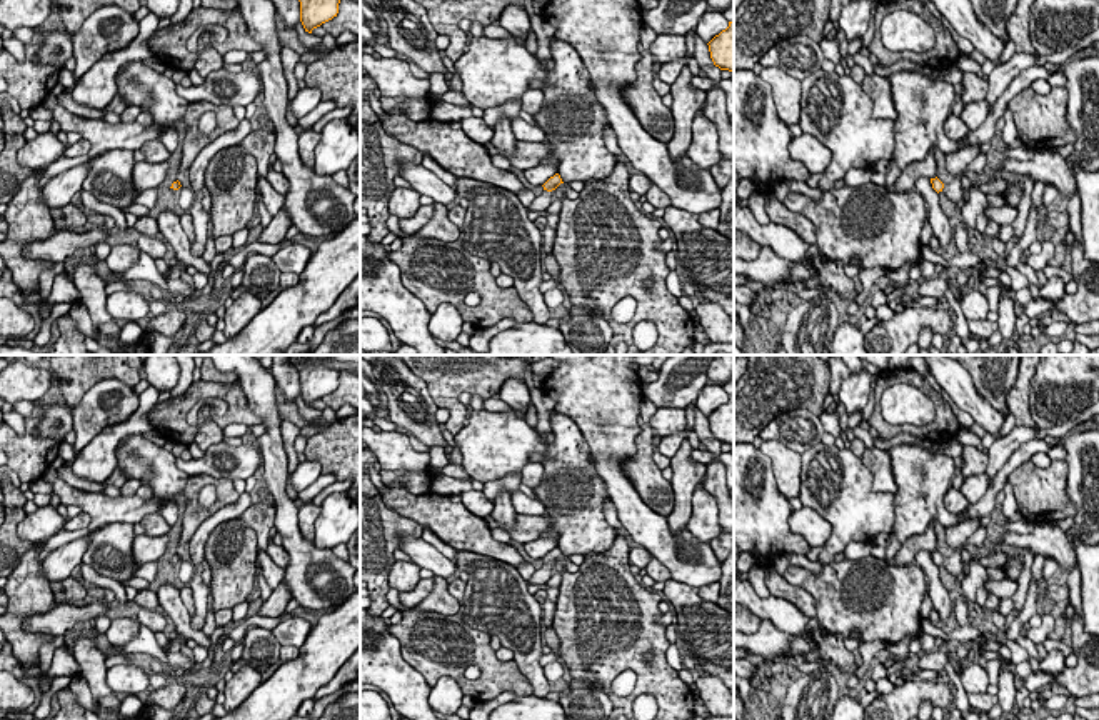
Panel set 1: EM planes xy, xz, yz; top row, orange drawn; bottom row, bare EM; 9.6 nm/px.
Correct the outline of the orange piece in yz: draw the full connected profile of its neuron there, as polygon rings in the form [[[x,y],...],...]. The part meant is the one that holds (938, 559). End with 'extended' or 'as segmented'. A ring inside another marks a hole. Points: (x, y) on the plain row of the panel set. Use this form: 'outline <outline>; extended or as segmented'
outline [[[964,545],[956,548],[956,552],[944,558],[937,550],[936,552],[931,552],[931,557],[932,557],[932,562],[939,567],[939,565],[944,565],[947,568],[947,572],[957,578],[959,573],[962,572],[964,568],[964,563],[962,563],[962,558],[961,558],[961,552],[964,550]]]; extended

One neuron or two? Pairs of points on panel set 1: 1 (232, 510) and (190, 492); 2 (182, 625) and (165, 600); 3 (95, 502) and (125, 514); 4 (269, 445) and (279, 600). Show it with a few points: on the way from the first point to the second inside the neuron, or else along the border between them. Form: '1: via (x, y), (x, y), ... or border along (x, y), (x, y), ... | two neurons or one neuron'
1: border along (240, 494), (235, 500), (207, 517) | two neurons
2: via (180, 619), (172, 607) | one neuron
3: via (102, 509), (119, 509) | one neuron
4: border along (282, 582), (294, 597) | two neurons

